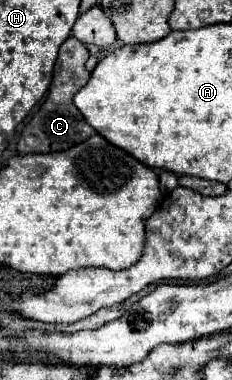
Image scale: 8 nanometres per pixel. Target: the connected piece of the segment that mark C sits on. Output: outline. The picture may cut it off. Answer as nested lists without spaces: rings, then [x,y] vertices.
[[[68,37],[62,47],[60,47],[60,55],[56,61],[56,69],[54,69],[54,79],[52,85],[48,89],[46,101],[42,103],[40,111],[36,113],[36,117],[32,117],[18,141],[18,151],[20,153],[52,153],[52,151],[64,151],[70,149],[82,141],[86,141],[92,133],[96,133],[84,119],[84,115],[76,109],[76,105],[72,103],[72,97],[78,93],[78,89],[82,89],[88,83],[90,73],[86,71],[84,63],[90,57],[90,51],[76,39],[76,37]]]

